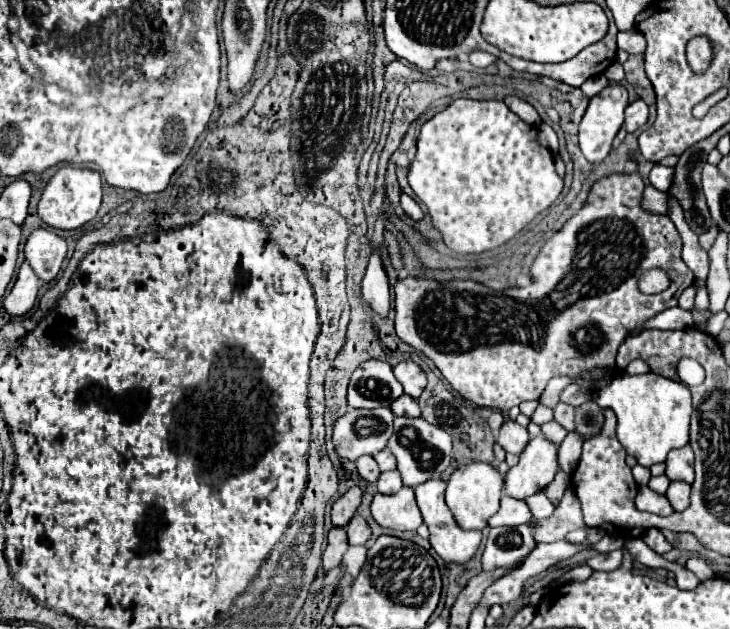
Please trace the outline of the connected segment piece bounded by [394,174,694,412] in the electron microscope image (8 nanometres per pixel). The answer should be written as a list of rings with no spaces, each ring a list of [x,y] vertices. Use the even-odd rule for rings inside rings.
[[[610,174],[606,178],[600,178],[594,182],[594,186],[590,188],[590,194],[584,202],[584,206],[580,208],[580,212],[576,212],[554,236],[550,236],[546,240],[546,244],[542,246],[540,254],[536,256],[534,264],[530,266],[530,276],[532,276],[532,284],[526,288],[512,288],[512,290],[490,290],[488,286],[468,286],[468,280],[450,280],[450,282],[438,282],[438,280],[428,280],[428,278],[412,278],[406,276],[402,280],[398,280],[394,284],[394,292],[396,292],[396,300],[394,300],[394,312],[396,312],[396,334],[402,342],[410,344],[412,348],[420,350],[422,354],[426,354],[436,368],[442,372],[442,376],[452,384],[452,388],[462,394],[466,400],[474,402],[476,406],[486,406],[486,408],[494,408],[494,410],[504,410],[508,412],[512,406],[518,406],[520,402],[526,400],[538,400],[542,390],[546,388],[548,380],[554,376],[578,376],[584,370],[590,368],[600,368],[606,366],[610,370],[614,370],[616,366],[616,352],[620,348],[620,344],[624,342],[624,338],[628,334],[632,334],[642,322],[646,322],[648,318],[672,308],[678,304],[678,296],[694,284],[694,272],[682,262],[680,258],[680,250],[682,250],[682,240],[680,234],[674,226],[674,222],[668,216],[654,216],[654,214],[646,214],[640,208],[640,198],[642,198],[642,190],[644,190],[644,182],[640,178],[640,174]],[[650,268],[664,268],[670,276],[678,276],[672,278],[672,284],[668,290],[660,292],[660,294],[642,294],[638,290],[638,278],[642,272],[650,270]]]

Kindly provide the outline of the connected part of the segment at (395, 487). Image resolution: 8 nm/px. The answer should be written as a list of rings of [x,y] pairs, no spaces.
[[[398,470],[382,472],[378,482],[376,482],[376,488],[380,494],[396,494],[402,488],[402,478],[400,478]]]

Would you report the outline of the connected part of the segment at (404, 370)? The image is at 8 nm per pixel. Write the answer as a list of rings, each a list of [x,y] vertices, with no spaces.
[[[412,360],[396,364],[394,366],[394,376],[404,386],[404,392],[410,394],[412,398],[418,398],[422,394],[424,386],[426,386],[426,374],[424,374],[424,370],[416,362],[412,362]]]

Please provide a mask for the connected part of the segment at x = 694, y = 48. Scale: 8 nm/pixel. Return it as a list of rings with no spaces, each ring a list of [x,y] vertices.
[[[696,36],[686,47],[686,57],[692,70],[704,72],[710,66],[713,49],[711,42],[705,36]]]

